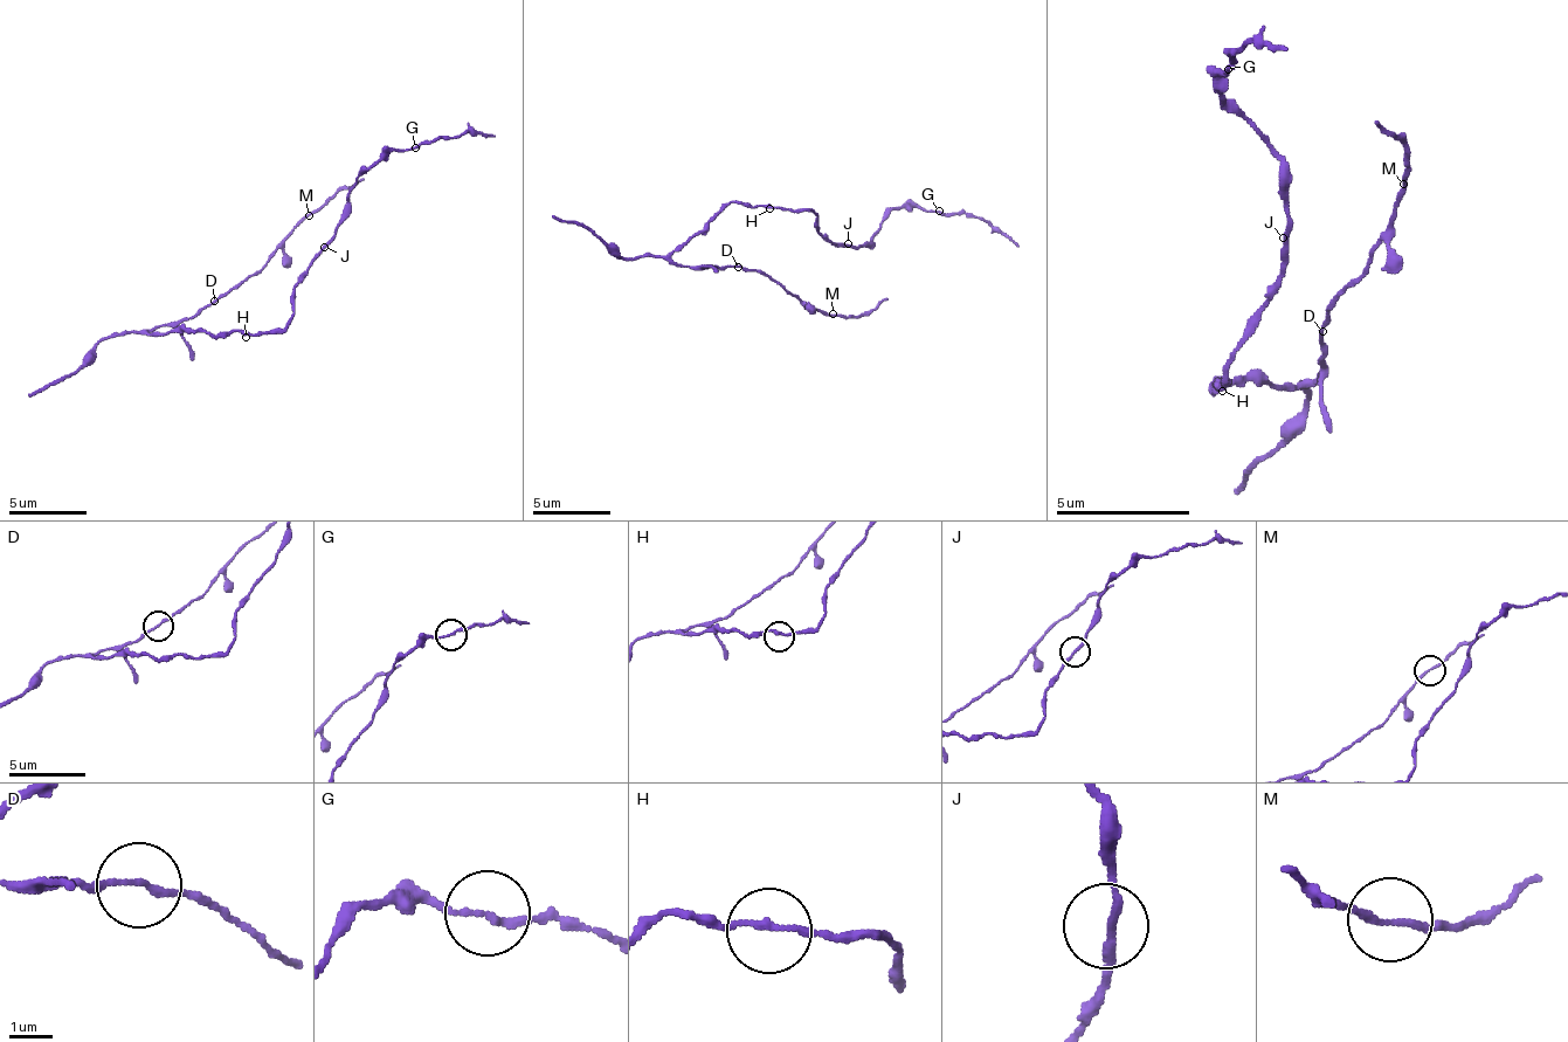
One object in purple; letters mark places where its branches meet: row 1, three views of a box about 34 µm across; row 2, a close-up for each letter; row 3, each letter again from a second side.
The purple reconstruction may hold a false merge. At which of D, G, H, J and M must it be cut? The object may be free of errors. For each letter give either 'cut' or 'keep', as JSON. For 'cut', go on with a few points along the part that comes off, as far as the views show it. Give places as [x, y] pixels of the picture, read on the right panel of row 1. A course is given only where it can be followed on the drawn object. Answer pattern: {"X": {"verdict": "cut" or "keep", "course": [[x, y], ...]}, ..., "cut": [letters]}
{"D": {"verdict": "keep"}, "G": {"verdict": "cut", "course": [[1229, 70], [1242, 43], [1289, 50]]}, "H": {"verdict": "keep"}, "J": {"verdict": "keep"}, "M": {"verdict": "keep"}, "cut": ["G"]}

